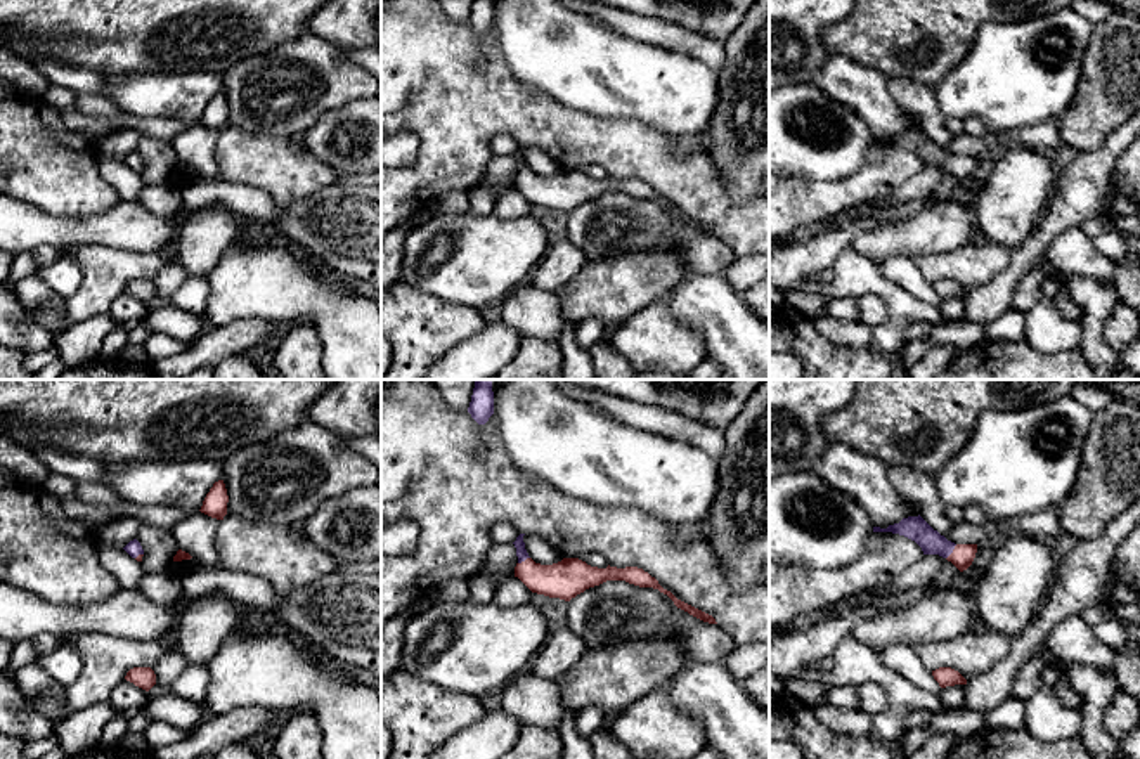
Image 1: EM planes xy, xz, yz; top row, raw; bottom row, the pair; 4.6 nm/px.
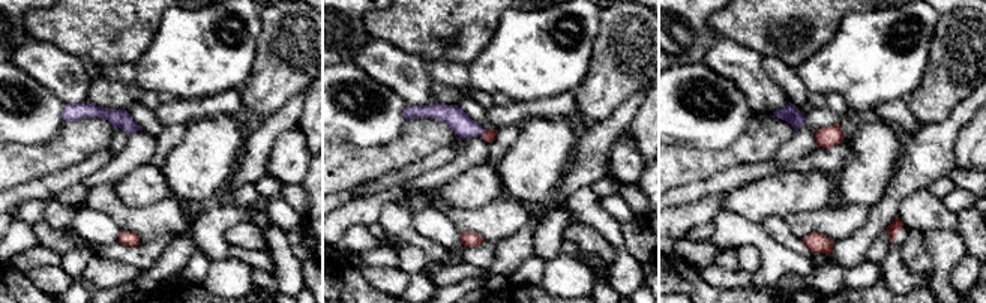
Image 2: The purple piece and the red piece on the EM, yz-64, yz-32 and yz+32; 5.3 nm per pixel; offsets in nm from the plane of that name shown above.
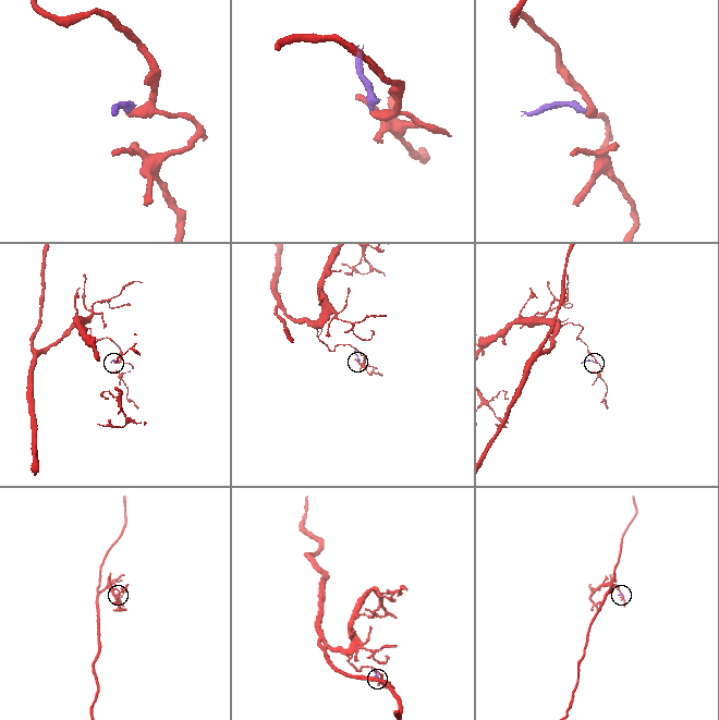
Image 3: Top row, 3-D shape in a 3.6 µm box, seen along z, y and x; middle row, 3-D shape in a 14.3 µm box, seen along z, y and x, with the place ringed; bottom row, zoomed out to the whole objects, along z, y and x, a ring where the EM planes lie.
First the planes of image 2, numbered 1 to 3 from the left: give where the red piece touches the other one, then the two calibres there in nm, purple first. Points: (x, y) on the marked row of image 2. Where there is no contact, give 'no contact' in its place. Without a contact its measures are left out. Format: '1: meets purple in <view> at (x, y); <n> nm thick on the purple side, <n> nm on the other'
1: no contact
2: meets purple in yz-32 at (482, 134); 120 nm thick on the purple side, 60 nm on the other
3: no contact

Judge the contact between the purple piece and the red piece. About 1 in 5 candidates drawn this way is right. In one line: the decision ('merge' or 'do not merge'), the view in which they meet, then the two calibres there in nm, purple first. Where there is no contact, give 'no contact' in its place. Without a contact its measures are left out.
merge; contact in yz; calibres 110 and 110 nm

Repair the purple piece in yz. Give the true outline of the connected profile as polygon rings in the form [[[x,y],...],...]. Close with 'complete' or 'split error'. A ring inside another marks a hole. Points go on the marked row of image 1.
[[[920,515],[903,518],[887,529],[873,527],[873,532],[892,532],[915,541],[923,555],[939,555],[951,561],[960,572],[967,570],[977,553],[977,544],[955,544],[934,530]]]; split error

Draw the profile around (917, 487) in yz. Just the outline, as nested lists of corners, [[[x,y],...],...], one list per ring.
[[[891,466],[885,470],[896,492],[918,506],[920,516],[941,535],[946,535],[955,523],[944,515],[932,475],[915,471],[910,466]]]

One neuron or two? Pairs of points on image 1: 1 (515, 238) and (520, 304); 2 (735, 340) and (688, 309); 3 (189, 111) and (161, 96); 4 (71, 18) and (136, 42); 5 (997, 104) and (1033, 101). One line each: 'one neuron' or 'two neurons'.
1: two neurons
2: one neuron
3: one neuron
4: one neuron
5: one neuron

